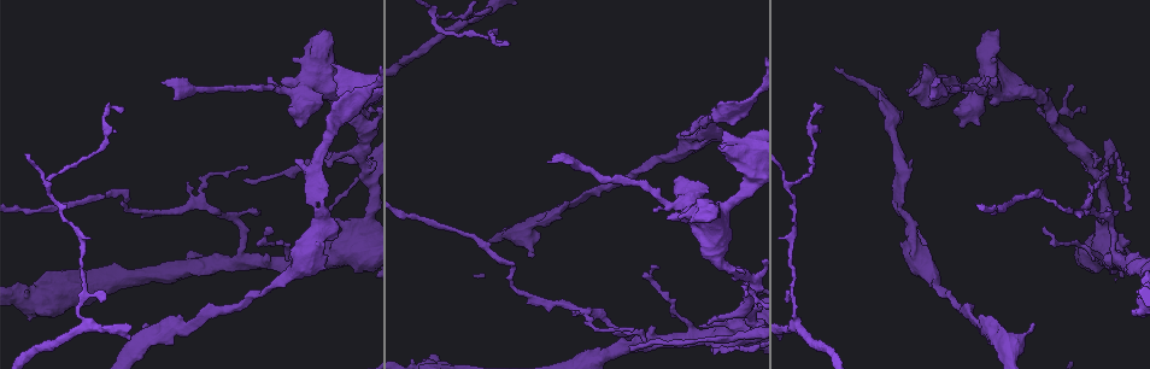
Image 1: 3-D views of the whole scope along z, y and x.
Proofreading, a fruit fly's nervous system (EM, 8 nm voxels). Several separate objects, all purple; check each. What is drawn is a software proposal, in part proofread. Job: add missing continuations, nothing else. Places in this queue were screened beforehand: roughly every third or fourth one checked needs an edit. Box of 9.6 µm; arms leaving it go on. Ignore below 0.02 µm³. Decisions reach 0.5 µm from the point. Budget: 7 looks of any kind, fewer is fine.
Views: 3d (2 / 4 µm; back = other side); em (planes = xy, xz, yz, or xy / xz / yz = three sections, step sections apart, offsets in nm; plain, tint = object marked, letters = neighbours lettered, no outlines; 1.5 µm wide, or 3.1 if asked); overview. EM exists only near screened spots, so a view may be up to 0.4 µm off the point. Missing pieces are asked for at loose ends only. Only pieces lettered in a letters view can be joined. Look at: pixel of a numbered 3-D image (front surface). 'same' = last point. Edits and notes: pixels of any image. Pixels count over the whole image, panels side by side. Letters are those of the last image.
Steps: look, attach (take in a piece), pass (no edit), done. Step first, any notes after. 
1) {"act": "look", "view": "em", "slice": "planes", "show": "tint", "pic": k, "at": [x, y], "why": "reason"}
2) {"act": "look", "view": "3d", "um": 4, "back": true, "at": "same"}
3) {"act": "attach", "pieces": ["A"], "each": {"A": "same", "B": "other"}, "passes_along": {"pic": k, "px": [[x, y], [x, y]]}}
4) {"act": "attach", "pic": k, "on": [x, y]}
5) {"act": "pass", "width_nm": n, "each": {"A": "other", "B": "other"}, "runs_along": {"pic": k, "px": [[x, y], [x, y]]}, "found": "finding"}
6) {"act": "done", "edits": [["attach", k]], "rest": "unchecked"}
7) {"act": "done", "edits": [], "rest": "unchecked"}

{"act": "look", "view": "3d", "um": 2, "back": true, "pic": 1, "at": [150, 325], "why": "branch stops here"}

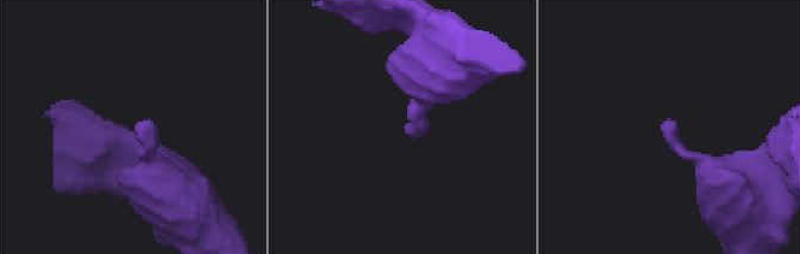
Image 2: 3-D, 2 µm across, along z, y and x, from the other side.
{"act": "look", "view": "em", "slice": "planes", "show": "plain", "pic": 2, "at": [407, 123], "why": "need the tissue"}

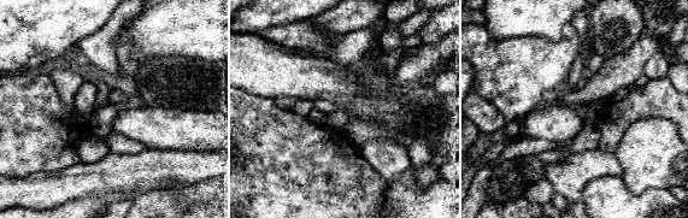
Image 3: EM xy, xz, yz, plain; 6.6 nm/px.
{"act": "look", "view": "em", "slice": "planes", "show": "letters", "at": "same", "why": "see the neighbours"}

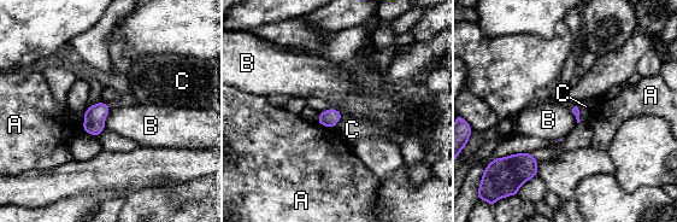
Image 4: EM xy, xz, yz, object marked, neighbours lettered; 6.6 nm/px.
{"act": "pass", "each": {"A": "other", "B": "other", "C": "other"}, "border": {"pic": 4, "px": [[110, 106], [104, 128]]}, "found": "none of them fits"}

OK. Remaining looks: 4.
{"act": "look", "view": "em", "slice": "yz", "step": 8, "show": "letters", "pic": 1, "at": [1117, 213], "why": "tapers out"}

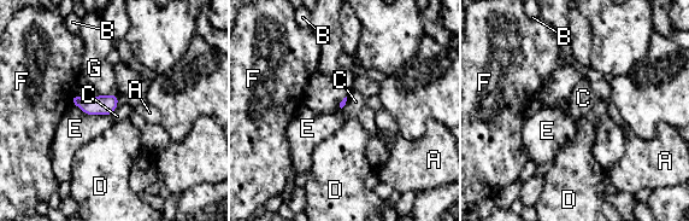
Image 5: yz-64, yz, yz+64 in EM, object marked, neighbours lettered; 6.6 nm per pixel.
{"act": "look", "view": "em", "slice": "planes", "show": "letters", "at": "same", "why": "cut it another way"}

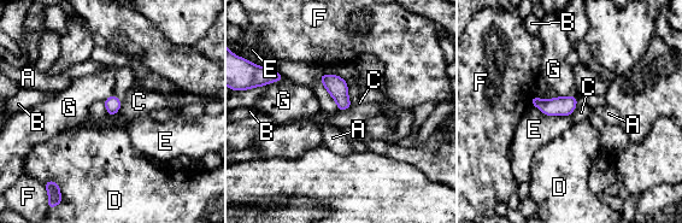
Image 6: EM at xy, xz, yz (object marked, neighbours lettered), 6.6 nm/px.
{"act": "pass", "width_nm": 110, "each": {"A": "other", "B": "other", "C": "other", "D": "other", "E": "other", "F": "other", "G": "other"}, "found": "none of them fits"}

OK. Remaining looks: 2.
{"act": "look", "view": "em", "slice": "planes", "show": "letters", "pic": 1, "at": [912, 163], "why": "tapers out"}

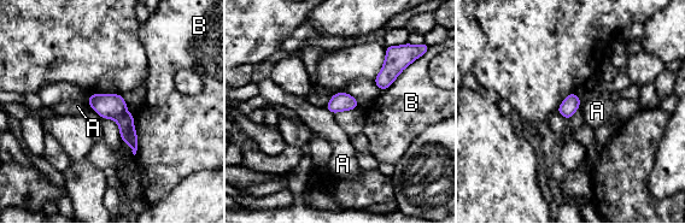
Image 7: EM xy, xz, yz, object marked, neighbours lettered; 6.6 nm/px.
{"act": "pass", "each": {"A": "other", "B": "other"}, "border": {"pic": 7, "px": [[325, 107], [333, 115]]}, "found": "none of them fits"}

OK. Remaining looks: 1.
{"act": "done", "edits": [], "rest": "unchecked"}

